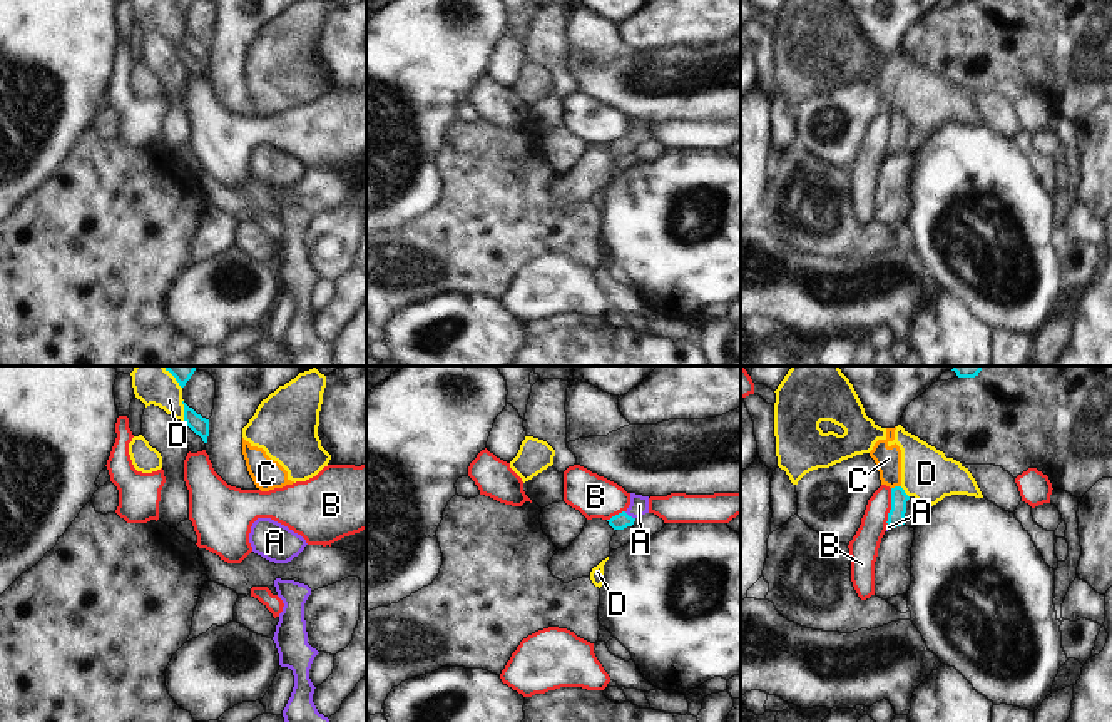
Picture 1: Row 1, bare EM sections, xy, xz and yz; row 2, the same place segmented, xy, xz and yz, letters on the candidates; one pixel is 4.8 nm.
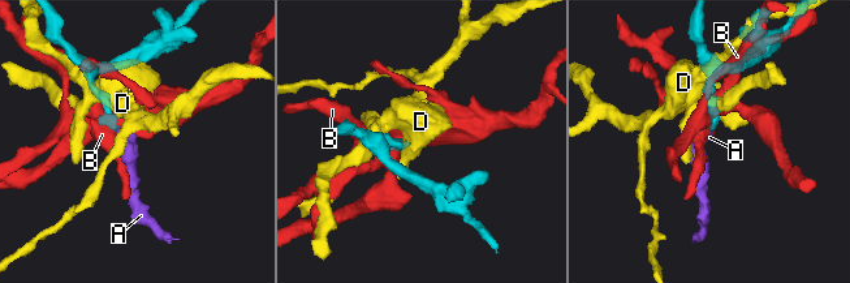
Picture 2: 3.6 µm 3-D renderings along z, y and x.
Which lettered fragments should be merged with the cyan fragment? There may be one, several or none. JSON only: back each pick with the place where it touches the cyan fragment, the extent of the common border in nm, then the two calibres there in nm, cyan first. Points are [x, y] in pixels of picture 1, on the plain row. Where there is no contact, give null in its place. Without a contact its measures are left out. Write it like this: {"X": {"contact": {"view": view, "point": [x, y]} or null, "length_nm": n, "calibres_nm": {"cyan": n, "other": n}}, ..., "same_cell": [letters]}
{"A": {"contact": {"view": "xz", "point": [627, 141]}, "length_nm": 70, "calibres_nm": {"cyan": 80, "other": 100}}, "same_cell": ["A"]}

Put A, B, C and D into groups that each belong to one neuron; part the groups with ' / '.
A / B / C D

